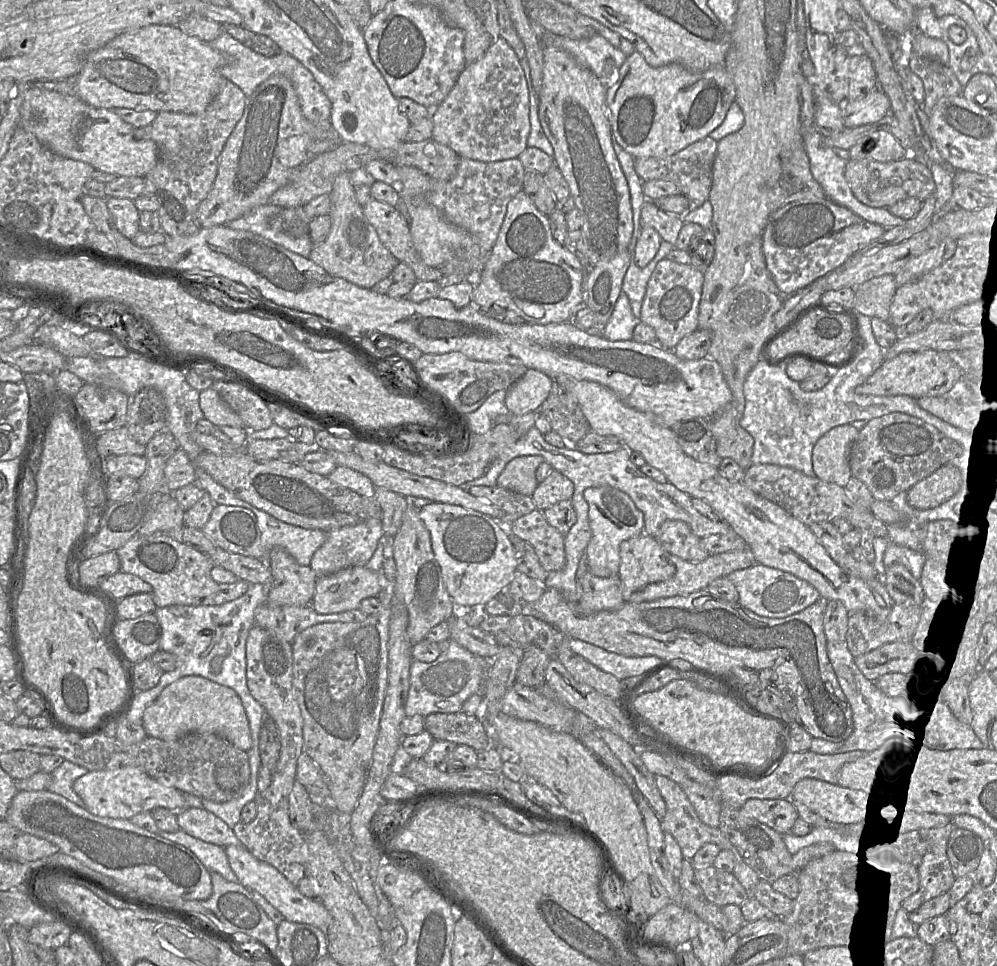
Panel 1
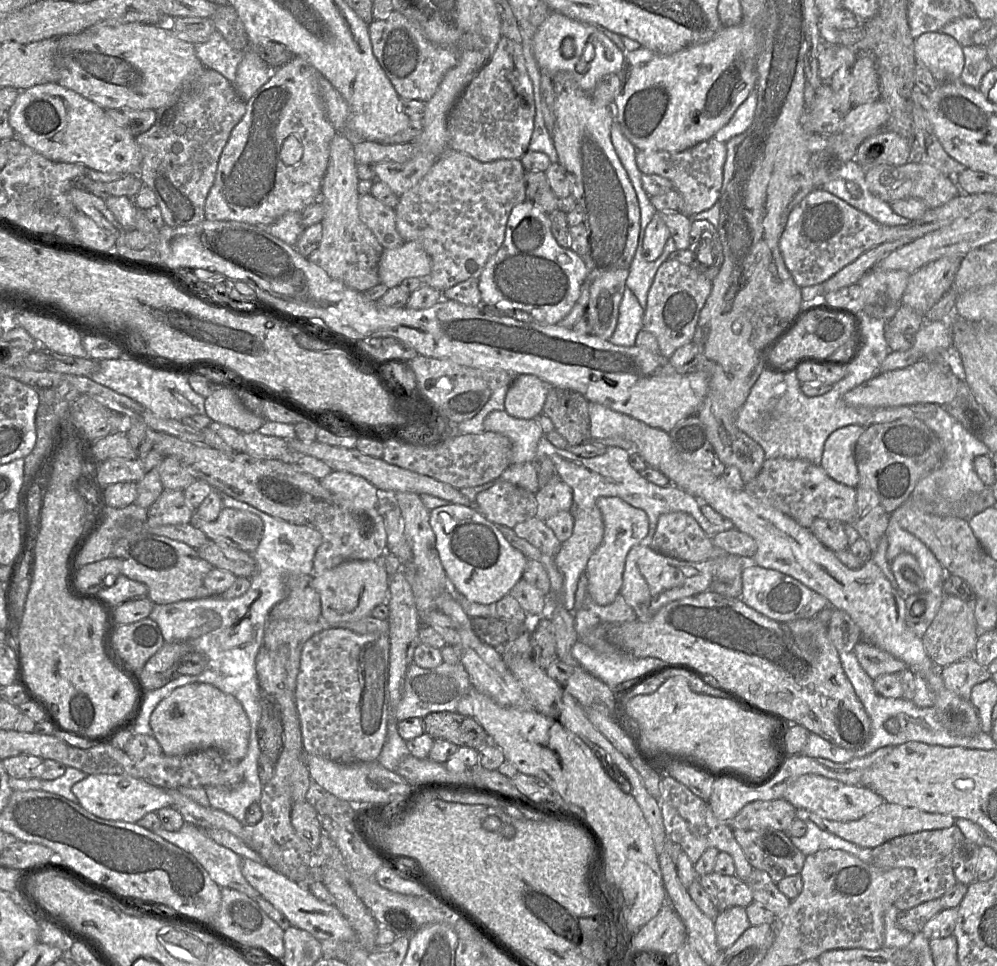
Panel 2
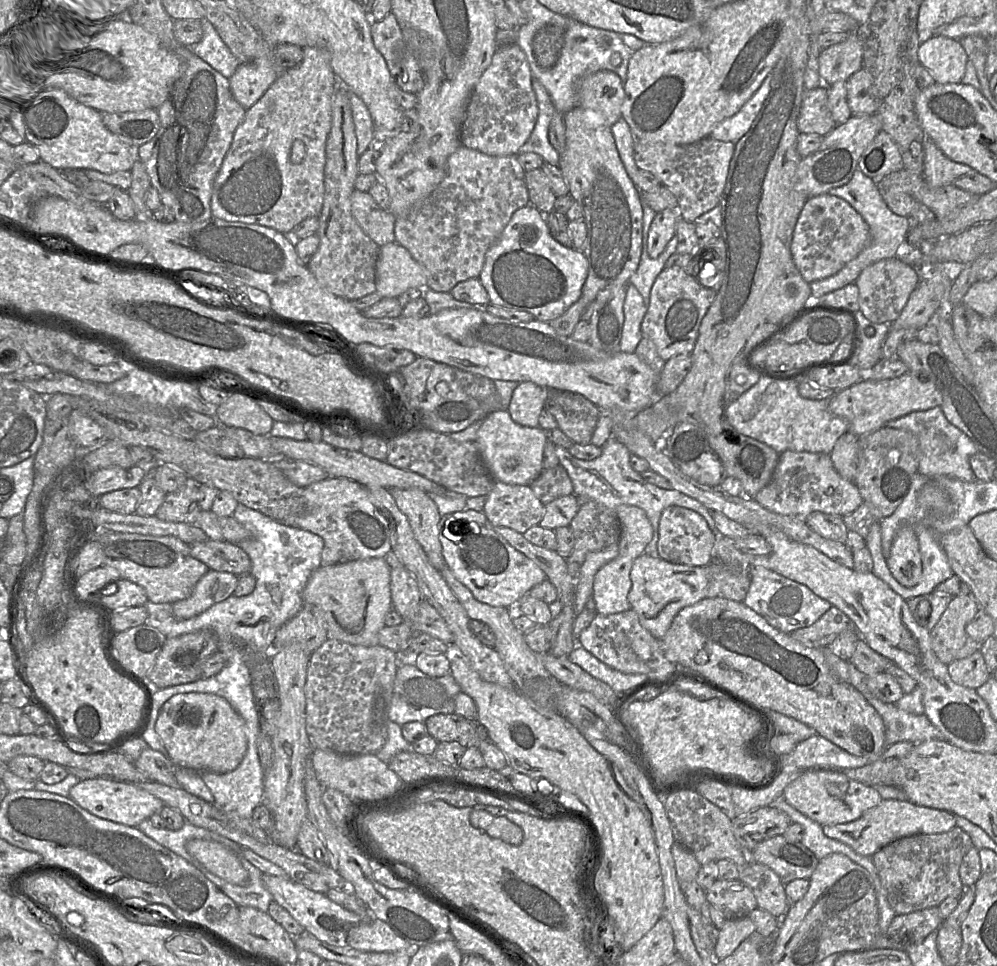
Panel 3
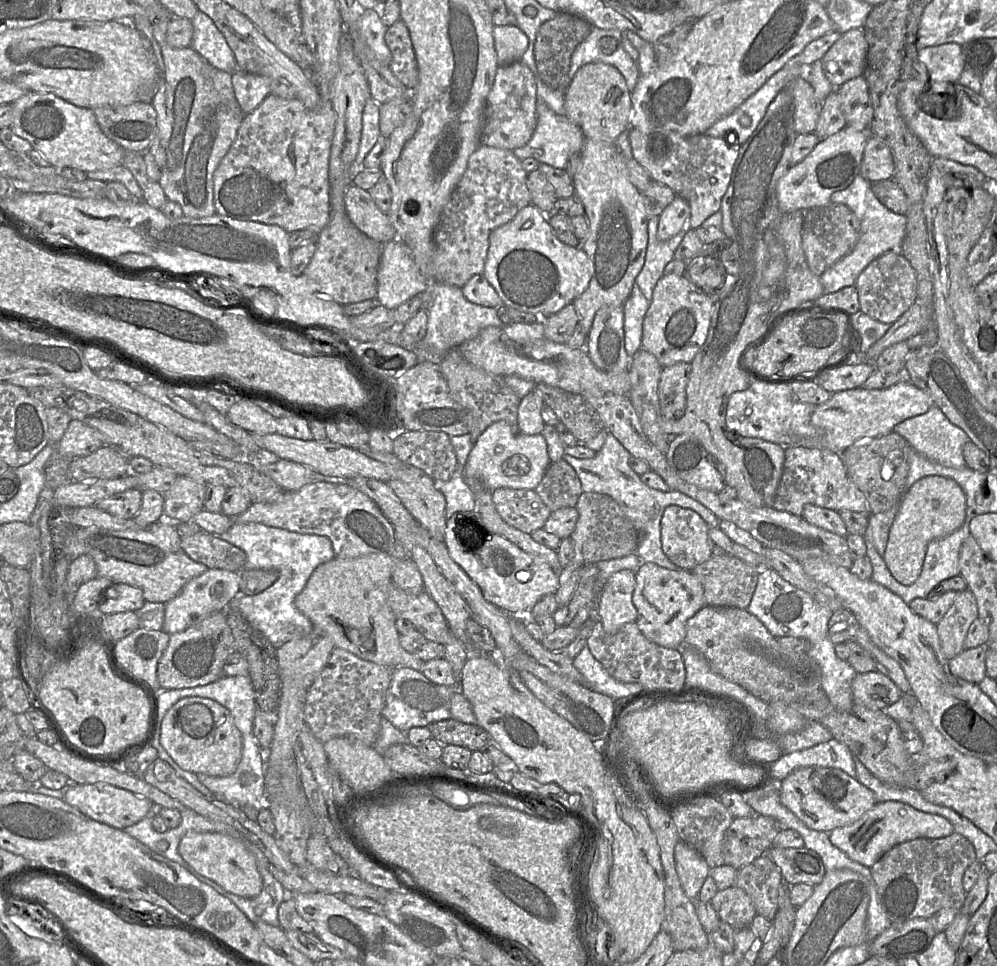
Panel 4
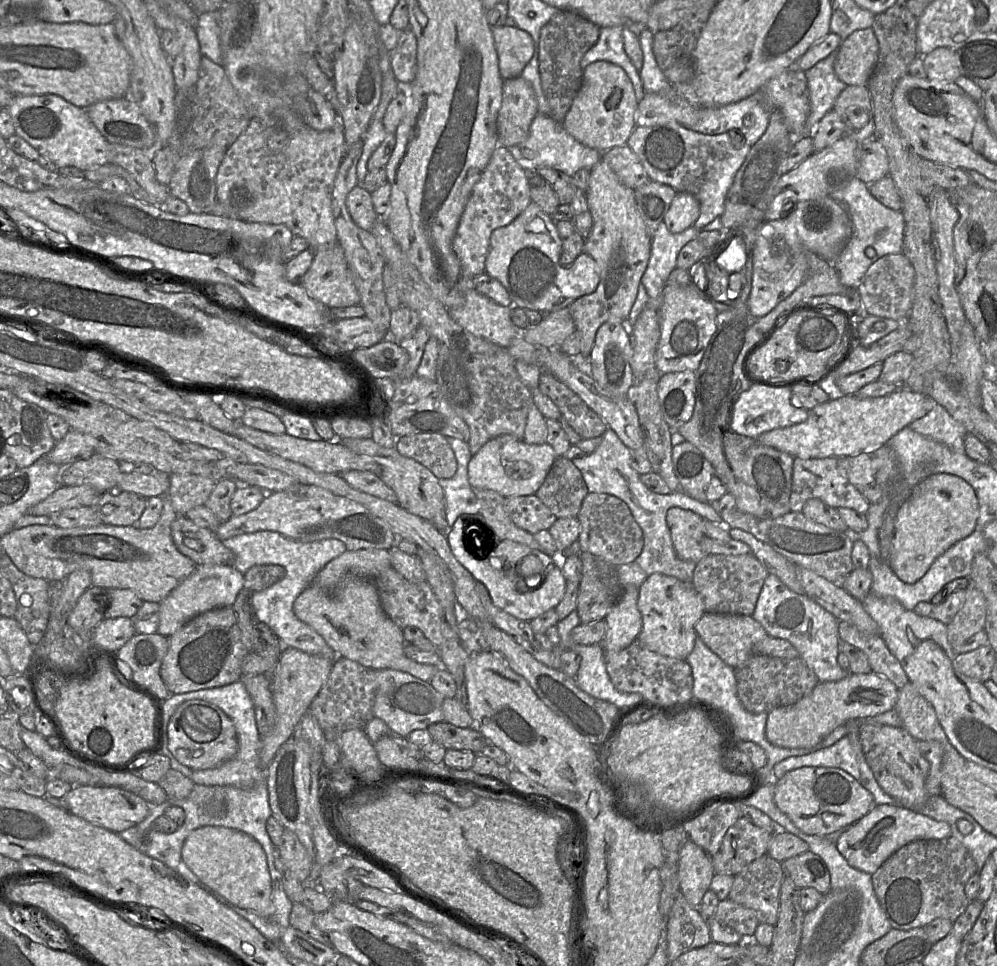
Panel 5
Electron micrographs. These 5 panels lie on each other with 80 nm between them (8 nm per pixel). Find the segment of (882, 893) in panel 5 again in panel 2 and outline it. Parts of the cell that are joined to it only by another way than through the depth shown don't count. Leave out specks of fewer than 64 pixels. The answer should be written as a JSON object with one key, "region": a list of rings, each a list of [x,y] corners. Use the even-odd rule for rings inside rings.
{"region":[[[953,825],[945,829],[921,831],[913,834],[898,836],[872,849],[872,864],[874,866],[880,869],[908,867],[914,869],[916,872],[913,885],[894,903],[900,911],[910,910],[923,902],[941,898],[958,882],[953,871],[952,852],[955,845],[964,838],[965,836],[959,827]]]}

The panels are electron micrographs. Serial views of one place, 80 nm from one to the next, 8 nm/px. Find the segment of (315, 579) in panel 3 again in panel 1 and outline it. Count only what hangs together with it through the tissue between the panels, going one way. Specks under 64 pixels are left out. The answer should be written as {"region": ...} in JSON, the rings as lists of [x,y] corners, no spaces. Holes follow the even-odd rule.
{"region":[[[365,566],[349,567],[319,578],[311,605],[319,614],[340,613],[358,609],[363,599],[377,597],[381,591],[377,572],[373,572]]]}

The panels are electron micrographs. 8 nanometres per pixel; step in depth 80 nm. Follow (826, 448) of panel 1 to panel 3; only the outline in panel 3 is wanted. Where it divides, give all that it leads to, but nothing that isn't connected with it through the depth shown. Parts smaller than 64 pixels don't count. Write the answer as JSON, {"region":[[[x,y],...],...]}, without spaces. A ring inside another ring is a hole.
{"region":[[[846,431],[829,453],[834,468],[846,480],[854,482],[858,458],[858,436]]]}

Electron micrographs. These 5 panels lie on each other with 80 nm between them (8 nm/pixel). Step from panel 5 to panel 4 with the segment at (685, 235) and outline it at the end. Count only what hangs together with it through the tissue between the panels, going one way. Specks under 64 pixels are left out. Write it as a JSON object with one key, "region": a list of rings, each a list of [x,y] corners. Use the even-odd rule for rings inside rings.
{"region":[[[658,217],[648,219],[648,245],[643,268],[635,279],[646,299],[651,302],[654,288],[664,275],[666,265],[674,259],[675,251],[680,245],[686,230],[666,241],[657,238]]]}

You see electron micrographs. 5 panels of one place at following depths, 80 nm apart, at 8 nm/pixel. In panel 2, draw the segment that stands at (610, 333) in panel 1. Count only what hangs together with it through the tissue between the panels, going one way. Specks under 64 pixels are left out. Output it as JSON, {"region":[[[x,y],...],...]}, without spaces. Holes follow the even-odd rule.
{"region":[[[626,287],[619,305],[617,326],[609,341],[619,346],[634,346],[637,334],[642,330],[644,311],[637,297]]]}

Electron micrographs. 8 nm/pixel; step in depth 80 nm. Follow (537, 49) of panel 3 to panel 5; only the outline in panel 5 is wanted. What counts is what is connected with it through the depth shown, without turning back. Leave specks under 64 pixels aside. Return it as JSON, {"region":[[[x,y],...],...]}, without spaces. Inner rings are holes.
{"region":[[[560,11],[544,25],[539,39],[539,73],[543,92],[550,105],[550,116],[563,124],[583,78],[581,60],[598,41],[600,28],[572,11]]]}

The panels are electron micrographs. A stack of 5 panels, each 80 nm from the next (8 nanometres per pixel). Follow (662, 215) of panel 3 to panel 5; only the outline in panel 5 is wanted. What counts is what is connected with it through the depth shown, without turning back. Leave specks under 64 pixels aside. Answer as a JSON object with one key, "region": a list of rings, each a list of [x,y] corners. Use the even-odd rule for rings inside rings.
{"region":[[[688,192],[677,193],[663,223],[671,233],[680,233],[694,225],[700,214],[697,198]]]}

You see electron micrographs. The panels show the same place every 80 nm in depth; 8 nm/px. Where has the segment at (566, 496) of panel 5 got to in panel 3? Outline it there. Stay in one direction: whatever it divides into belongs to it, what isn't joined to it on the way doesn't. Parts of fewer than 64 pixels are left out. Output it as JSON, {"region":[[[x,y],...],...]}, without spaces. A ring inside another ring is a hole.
{"region":[[[560,464],[543,470],[539,477],[530,484],[530,487],[544,505],[559,497],[573,494],[572,481]]]}

